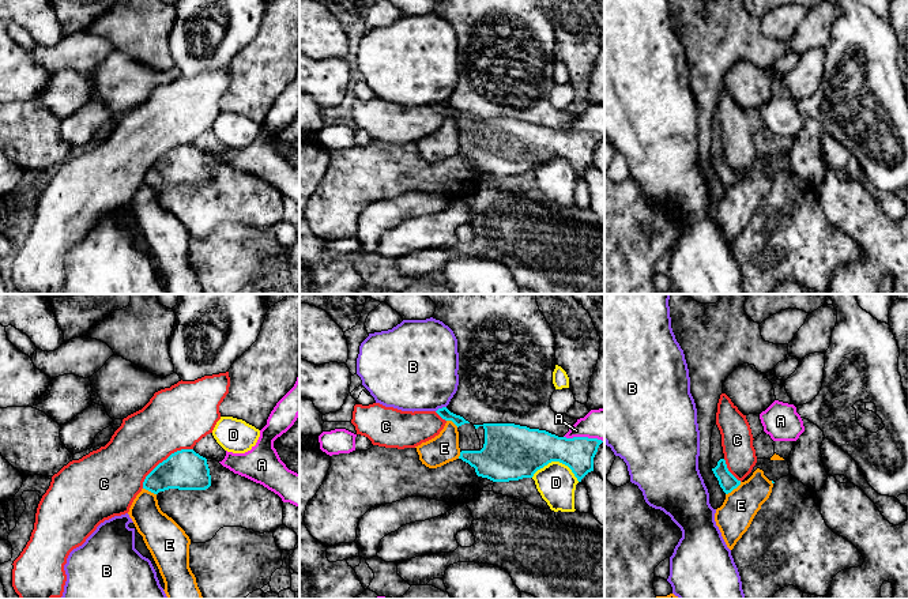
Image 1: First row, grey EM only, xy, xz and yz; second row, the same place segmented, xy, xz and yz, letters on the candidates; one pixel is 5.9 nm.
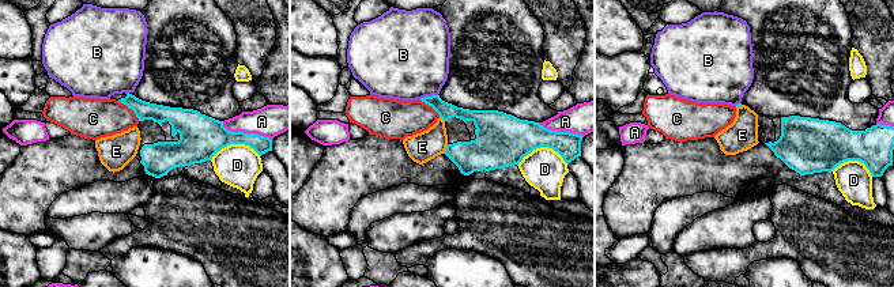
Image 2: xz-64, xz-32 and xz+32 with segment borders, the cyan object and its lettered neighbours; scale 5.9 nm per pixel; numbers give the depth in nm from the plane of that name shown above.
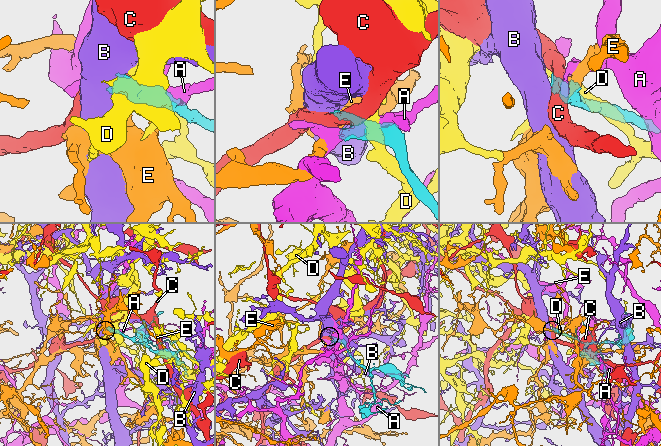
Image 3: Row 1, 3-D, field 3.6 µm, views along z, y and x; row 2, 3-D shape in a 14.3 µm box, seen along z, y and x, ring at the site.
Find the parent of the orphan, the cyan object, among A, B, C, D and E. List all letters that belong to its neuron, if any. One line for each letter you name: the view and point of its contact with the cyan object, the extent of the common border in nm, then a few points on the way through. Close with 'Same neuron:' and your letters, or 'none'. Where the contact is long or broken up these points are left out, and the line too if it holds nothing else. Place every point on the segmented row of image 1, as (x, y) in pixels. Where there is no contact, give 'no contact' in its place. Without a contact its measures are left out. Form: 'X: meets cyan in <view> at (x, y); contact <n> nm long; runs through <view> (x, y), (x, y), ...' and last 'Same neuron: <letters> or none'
Same neuron: none

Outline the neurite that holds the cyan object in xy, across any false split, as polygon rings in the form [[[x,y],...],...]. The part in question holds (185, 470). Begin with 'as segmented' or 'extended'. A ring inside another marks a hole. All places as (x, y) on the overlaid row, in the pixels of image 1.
as segmented; [[[181,449],[159,463],[144,479],[143,489],[158,494],[169,489],[206,490],[211,486],[207,459],[193,449]]]

